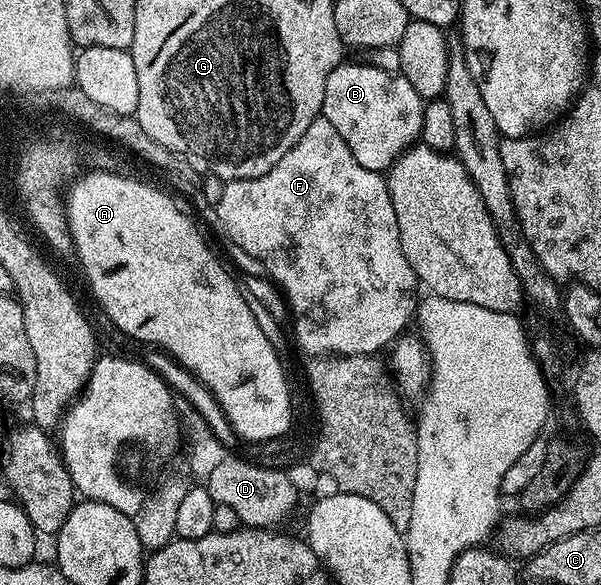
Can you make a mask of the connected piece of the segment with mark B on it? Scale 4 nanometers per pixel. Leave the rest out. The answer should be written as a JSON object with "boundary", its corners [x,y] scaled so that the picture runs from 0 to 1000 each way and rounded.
{"boundary":[[[571,106],[546,126],[532,195],[552,209],[559,229],[586,256],[586,270],[606,291],[641,296],[700,234],[705,173],[686,140],[661,121],[647,123],[622,109]]]}

